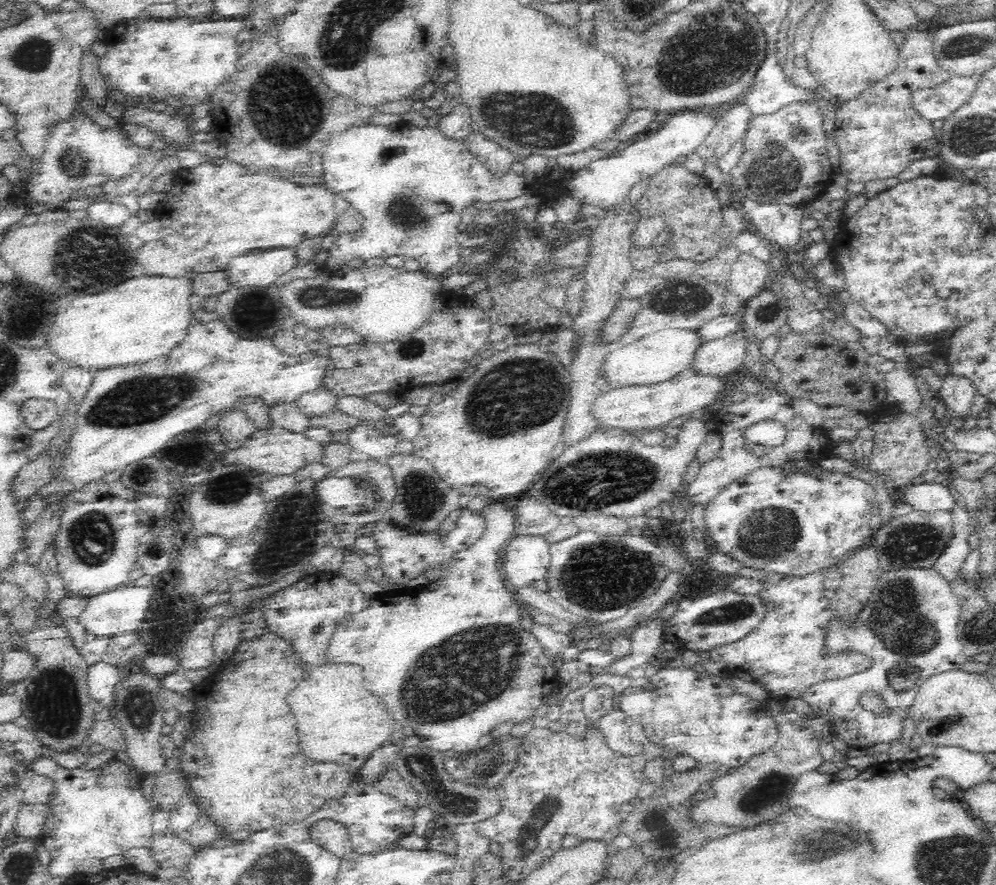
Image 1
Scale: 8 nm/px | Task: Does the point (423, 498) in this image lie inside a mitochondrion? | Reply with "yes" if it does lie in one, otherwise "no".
yes

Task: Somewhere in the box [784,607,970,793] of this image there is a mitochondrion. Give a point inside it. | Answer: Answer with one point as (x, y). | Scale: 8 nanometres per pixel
(952, 720)

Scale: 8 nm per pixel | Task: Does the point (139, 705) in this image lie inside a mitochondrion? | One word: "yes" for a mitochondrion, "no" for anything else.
yes

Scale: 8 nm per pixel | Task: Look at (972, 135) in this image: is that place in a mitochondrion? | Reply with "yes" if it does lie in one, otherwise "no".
yes

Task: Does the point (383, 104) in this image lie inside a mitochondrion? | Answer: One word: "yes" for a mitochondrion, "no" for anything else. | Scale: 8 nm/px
no

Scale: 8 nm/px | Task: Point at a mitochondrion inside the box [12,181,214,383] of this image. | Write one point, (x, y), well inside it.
(95, 254)

